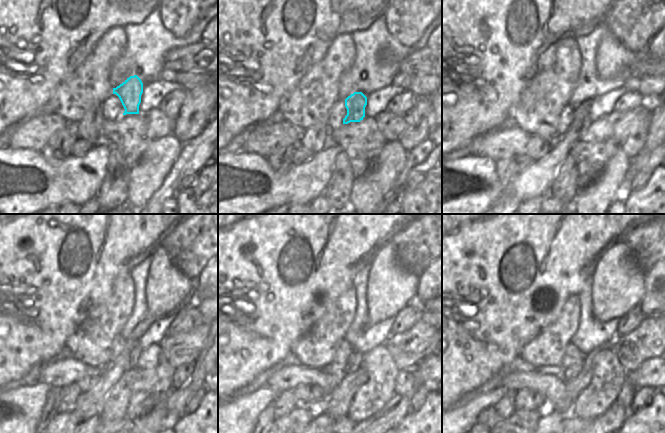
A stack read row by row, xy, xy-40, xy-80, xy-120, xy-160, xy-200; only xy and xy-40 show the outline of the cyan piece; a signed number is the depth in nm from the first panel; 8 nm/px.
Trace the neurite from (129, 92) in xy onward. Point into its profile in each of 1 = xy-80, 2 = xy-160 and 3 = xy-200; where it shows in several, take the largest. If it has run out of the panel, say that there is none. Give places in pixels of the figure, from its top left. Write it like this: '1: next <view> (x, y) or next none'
1: next xy-80 (581, 121)
2: next xy-160 (354, 361)
3: next xy-200 (571, 372)

